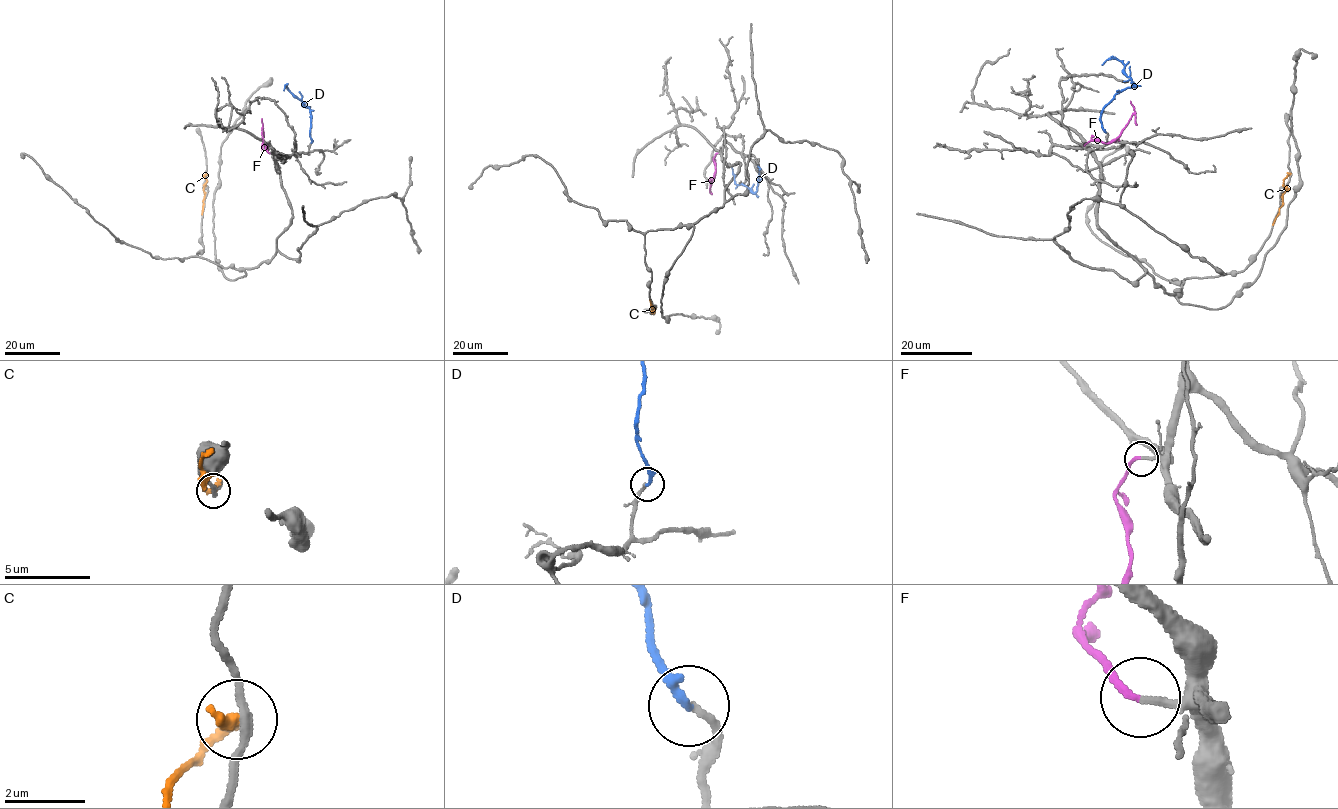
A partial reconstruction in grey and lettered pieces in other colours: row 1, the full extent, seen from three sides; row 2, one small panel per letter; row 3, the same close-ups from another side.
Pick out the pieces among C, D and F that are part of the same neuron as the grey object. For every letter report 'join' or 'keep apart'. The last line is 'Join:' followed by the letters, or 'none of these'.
C: keep apart
D: join
F: join
Join: D, F

